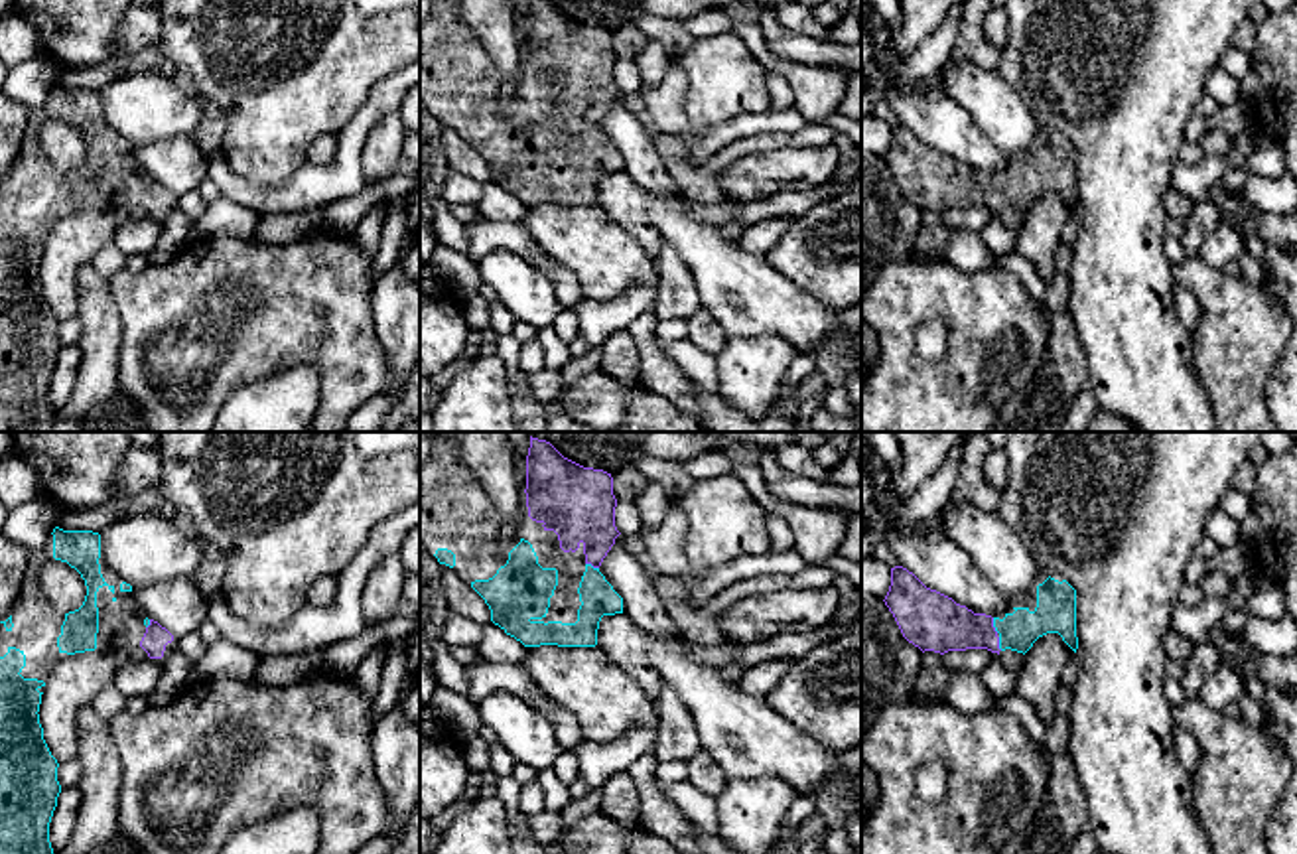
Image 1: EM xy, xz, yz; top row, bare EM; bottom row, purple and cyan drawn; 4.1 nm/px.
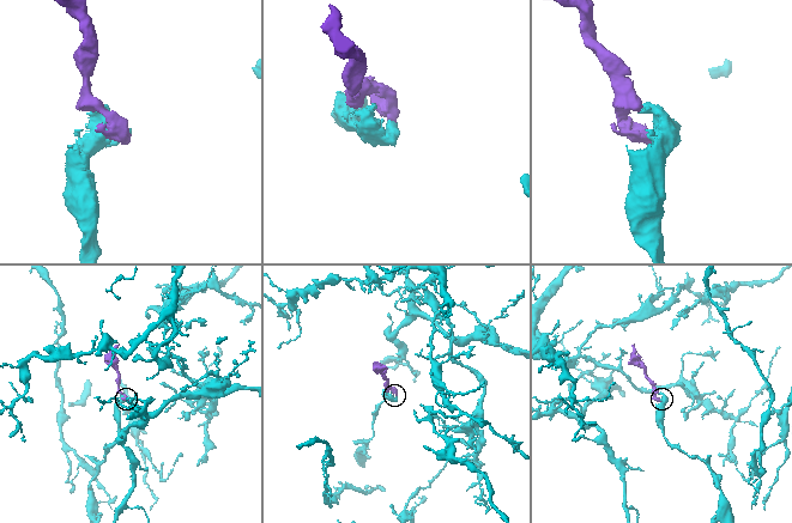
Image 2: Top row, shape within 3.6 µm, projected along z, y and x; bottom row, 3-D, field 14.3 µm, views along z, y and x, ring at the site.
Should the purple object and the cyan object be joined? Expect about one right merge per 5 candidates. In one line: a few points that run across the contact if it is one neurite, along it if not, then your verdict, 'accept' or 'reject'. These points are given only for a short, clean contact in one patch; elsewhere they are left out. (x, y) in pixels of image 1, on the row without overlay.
yz (933, 180), (941, 184), (992, 184), (1020, 188) | accept

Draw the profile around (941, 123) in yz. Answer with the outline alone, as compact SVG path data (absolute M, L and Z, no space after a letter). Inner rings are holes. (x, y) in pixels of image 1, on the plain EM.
M915 79L877 87L899 124L913 130L926 146L952 156L974 172L991 176L1005 172L1007 154L944 91L919 93Z

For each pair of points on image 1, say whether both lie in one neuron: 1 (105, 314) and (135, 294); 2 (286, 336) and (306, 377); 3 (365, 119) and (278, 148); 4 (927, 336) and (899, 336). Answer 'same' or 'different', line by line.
1: different
2: different
3: different
4: different

